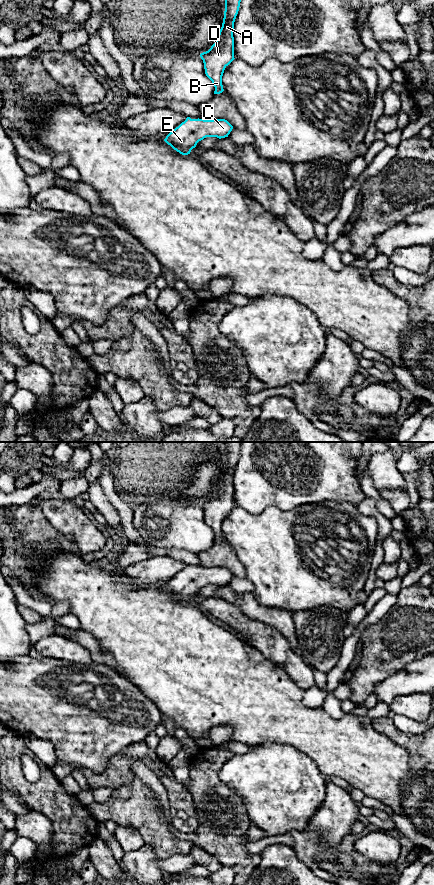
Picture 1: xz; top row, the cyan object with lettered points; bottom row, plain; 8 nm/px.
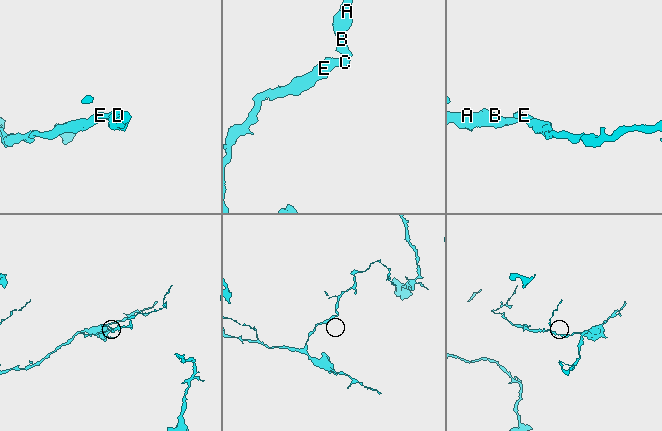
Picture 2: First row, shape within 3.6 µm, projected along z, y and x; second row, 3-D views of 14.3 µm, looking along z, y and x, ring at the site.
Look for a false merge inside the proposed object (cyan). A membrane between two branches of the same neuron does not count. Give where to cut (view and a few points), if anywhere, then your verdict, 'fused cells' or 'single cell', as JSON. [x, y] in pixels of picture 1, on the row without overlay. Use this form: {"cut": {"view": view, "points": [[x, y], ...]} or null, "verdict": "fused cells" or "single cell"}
{"cut": null, "verdict": "single cell"}

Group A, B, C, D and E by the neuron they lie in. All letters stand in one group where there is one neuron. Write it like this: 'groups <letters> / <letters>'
groups A B C D E

